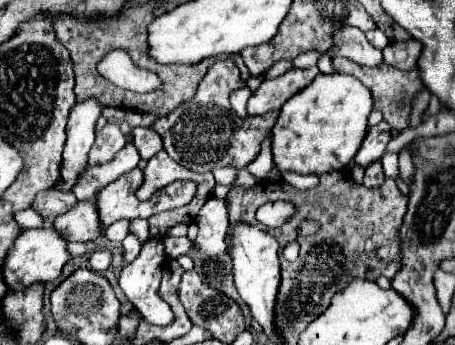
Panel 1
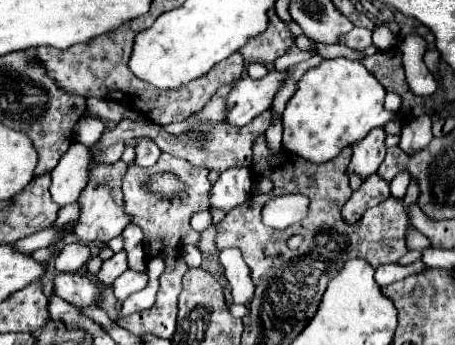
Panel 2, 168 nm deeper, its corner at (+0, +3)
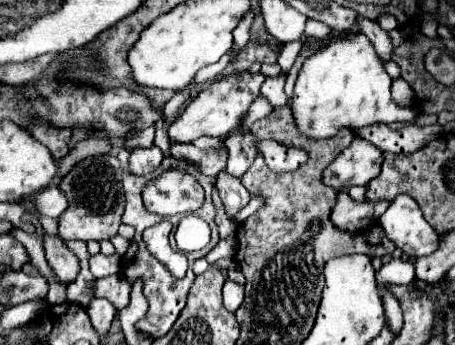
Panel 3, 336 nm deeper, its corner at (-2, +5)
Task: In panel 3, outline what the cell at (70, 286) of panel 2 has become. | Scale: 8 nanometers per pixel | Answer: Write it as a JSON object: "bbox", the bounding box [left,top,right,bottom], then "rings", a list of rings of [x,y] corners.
{"bbox":[45,235,79,285],"rings":[[[45,235],[45,257],[47,263],[53,267],[53,271],[57,273],[57,277],[69,285],[75,281],[77,273],[79,273],[79,265],[77,265],[77,257],[65,247],[63,239],[53,237],[53,235]]]}

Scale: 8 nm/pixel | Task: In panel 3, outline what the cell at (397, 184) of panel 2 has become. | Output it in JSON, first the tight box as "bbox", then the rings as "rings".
{"bbox":[381,195,437,257],"rings":[[[399,195],[381,215],[387,237],[409,257],[423,257],[437,251],[437,233],[429,223],[421,223],[421,209],[409,195]]]}

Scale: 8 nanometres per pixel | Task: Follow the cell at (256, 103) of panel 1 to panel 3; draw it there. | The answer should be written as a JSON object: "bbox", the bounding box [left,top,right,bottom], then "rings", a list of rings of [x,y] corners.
{"bbox":[169,71,265,143],"rings":[[[249,71],[233,73],[233,75],[227,75],[219,81],[215,81],[205,91],[201,91],[185,107],[185,111],[173,121],[173,125],[169,127],[169,137],[179,143],[189,143],[201,135],[227,137],[227,133],[231,133],[235,127],[239,127],[243,123],[243,119],[247,117],[249,105],[251,105],[251,101],[255,101],[255,97],[259,97],[259,89],[261,89],[263,81],[265,81],[263,73],[251,75]]]}

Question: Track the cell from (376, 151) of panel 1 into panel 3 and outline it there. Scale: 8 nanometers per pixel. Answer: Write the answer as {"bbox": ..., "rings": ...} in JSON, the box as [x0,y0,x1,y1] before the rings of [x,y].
{"bbox":[323,137,383,191],"rings":[[[355,137],[353,143],[323,171],[323,183],[343,191],[349,185],[367,185],[379,175],[383,151],[373,143]]]}

